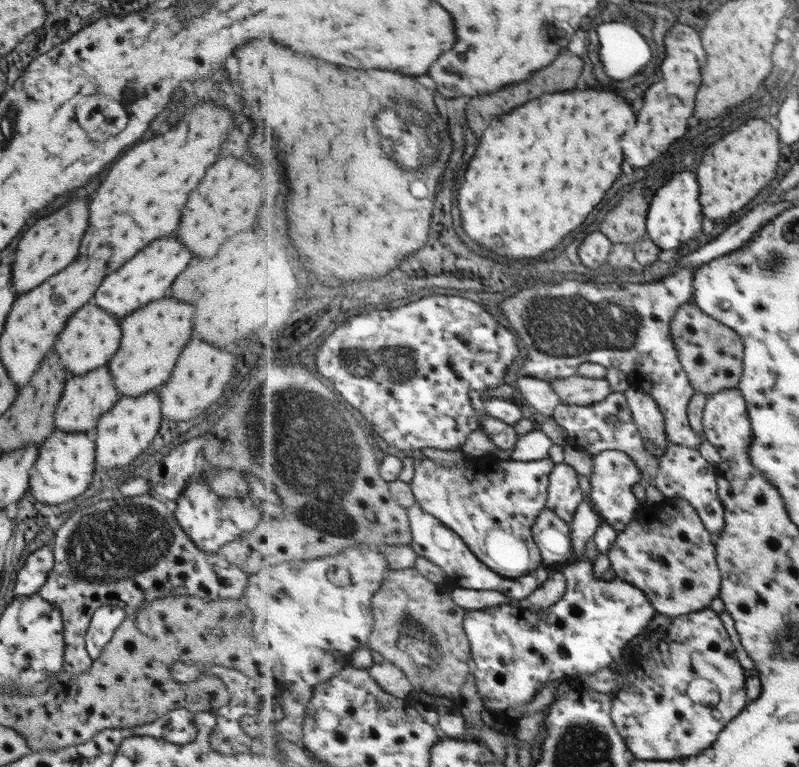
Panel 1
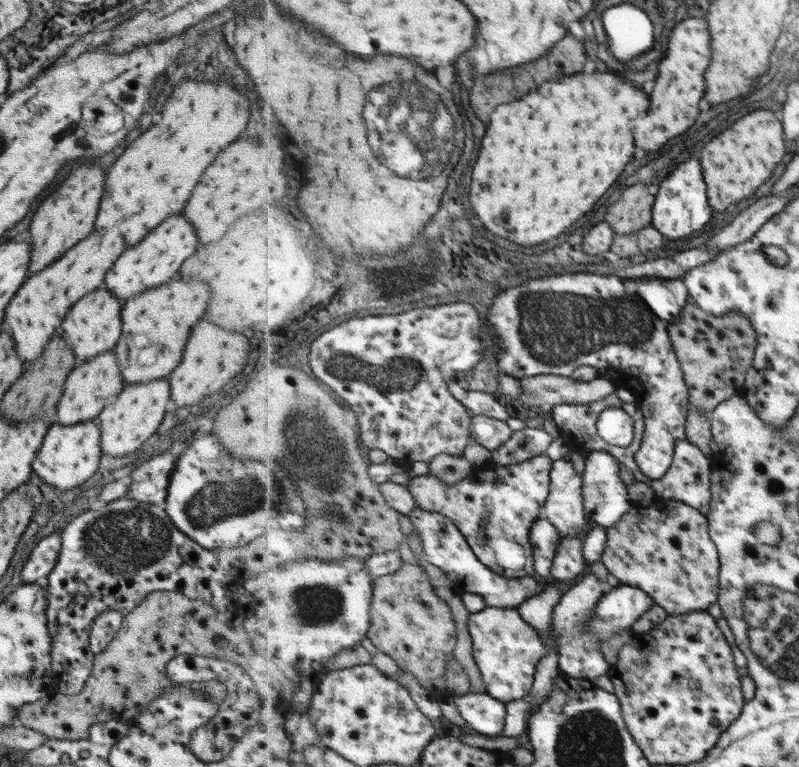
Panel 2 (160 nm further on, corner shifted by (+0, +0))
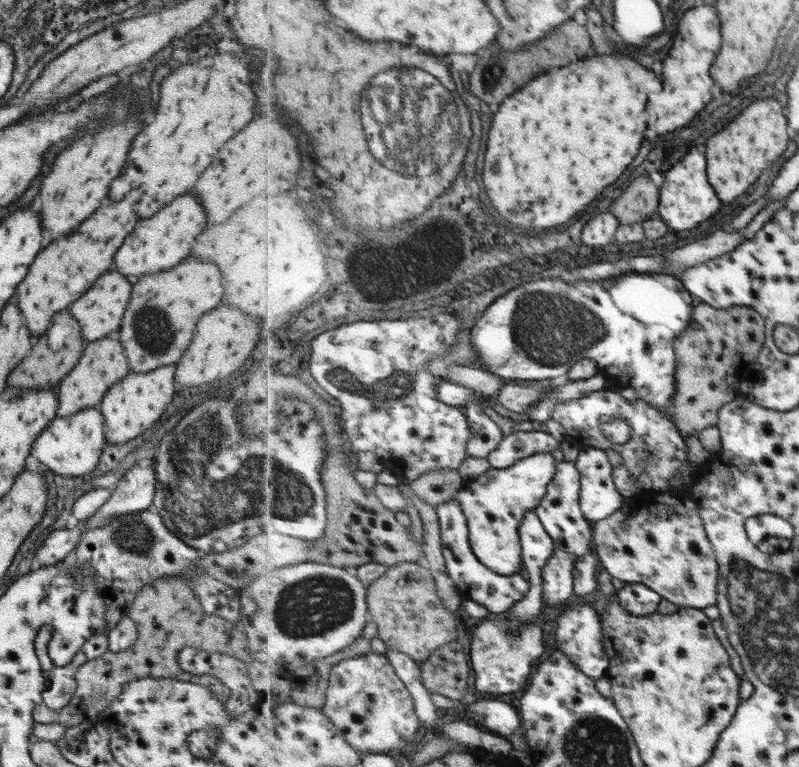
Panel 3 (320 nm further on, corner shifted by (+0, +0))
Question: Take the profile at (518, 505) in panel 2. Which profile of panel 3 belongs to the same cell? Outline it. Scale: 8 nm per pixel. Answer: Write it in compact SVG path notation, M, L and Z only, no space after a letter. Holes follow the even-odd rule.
M553 453L534 454L522 458L513 466L504 469L493 468L493 476L491 476L493 478L493 496L487 494L487 488L485 486L477 487L476 490L473 488L461 488L456 494L455 497L461 501L463 512L468 518L470 541L474 553L492 571L497 571L502 575L521 573L521 568L524 566L522 537L520 534L522 522L525 520L527 513L533 512L533 510L542 504L542 500L546 497L551 482L554 481L554 476L558 472L558 463Z

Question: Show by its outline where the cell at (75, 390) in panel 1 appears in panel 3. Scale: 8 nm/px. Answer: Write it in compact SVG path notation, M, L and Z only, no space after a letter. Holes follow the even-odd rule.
M107 335L99 342L85 343L82 356L75 366L60 380L57 386L57 417L70 417L78 410L98 406L108 388L123 378L130 368L124 350L115 338Z

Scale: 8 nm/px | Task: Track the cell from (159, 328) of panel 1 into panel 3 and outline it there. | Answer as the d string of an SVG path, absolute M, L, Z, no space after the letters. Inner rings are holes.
M185 258L179 266L159 274L139 276L130 290L127 307L121 320L117 338L128 360L129 371L146 373L163 364L175 364L183 350L189 346L193 328L199 316L221 300L223 286L221 274L215 264ZM143 298L143 300L141 300ZM141 332L141 336L139 336ZM171 334L171 336L163 336Z

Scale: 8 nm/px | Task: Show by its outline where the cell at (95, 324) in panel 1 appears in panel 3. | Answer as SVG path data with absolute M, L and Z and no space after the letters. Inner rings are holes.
M109 270L107 274L101 273L101 276L98 276L91 286L74 300L67 310L71 313L72 318L79 323L84 343L99 340L119 328L121 316L128 304L131 287L129 279L121 276L118 270Z

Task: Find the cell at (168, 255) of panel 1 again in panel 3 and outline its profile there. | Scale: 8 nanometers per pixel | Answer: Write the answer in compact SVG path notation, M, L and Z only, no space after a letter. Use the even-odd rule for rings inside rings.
M181 194L179 198L173 198L163 210L155 212L151 218L145 218L139 222L139 226L133 228L131 234L123 240L117 254L113 256L113 266L124 277L135 280L135 276L141 274L153 274L157 270L167 270L181 262L189 248L195 242L195 236L205 228L205 212L195 194Z

